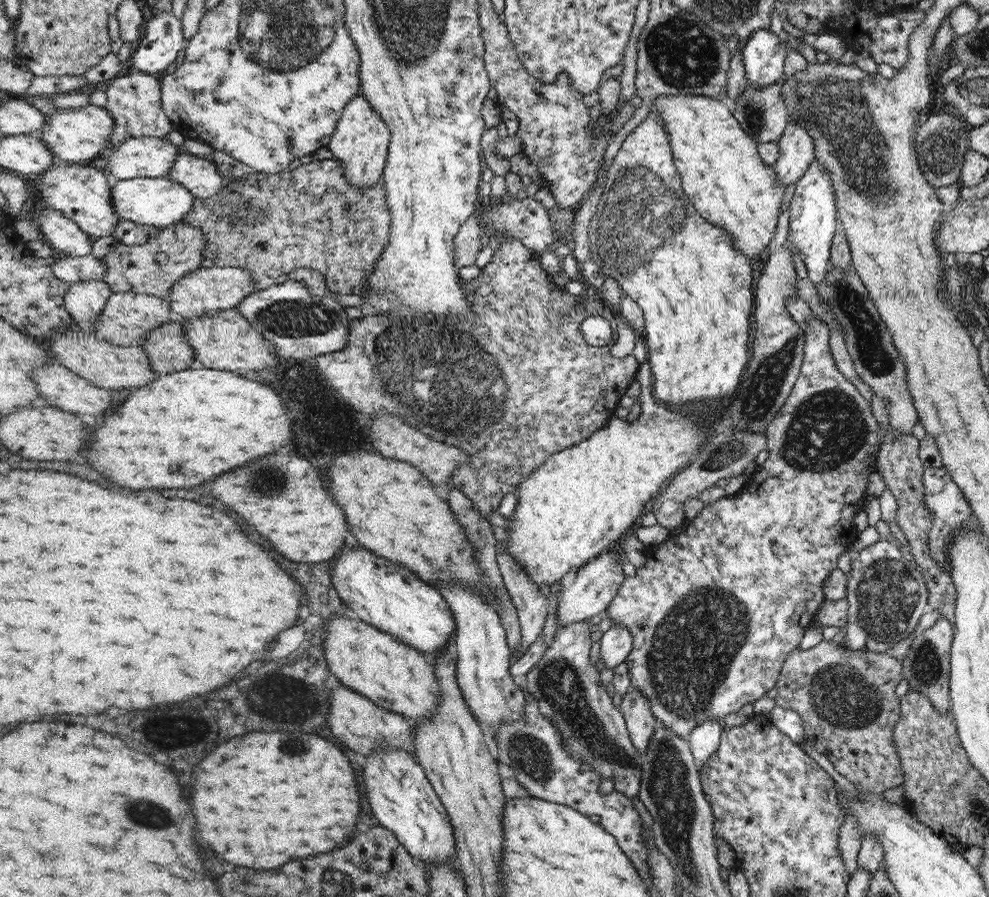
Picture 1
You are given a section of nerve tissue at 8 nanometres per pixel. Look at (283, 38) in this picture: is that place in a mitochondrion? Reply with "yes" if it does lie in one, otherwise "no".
yes

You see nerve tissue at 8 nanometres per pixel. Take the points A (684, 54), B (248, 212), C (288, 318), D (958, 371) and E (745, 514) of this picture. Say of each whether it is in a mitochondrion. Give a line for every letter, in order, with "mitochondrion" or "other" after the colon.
A: mitochondrion
B: mitochondrion
C: mitochondrion
D: other
E: other

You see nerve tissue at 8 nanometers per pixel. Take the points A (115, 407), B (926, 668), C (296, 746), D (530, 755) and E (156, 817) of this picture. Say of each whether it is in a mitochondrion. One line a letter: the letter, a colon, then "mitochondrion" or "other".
A: other
B: mitochondrion
C: mitochondrion
D: mitochondrion
E: mitochondrion

